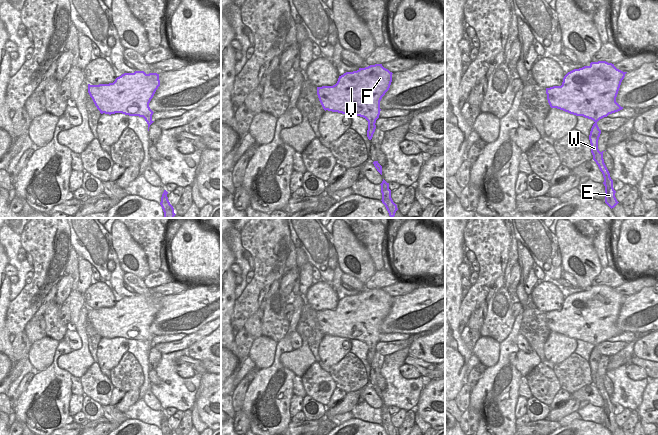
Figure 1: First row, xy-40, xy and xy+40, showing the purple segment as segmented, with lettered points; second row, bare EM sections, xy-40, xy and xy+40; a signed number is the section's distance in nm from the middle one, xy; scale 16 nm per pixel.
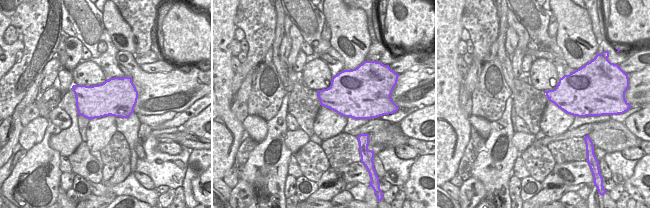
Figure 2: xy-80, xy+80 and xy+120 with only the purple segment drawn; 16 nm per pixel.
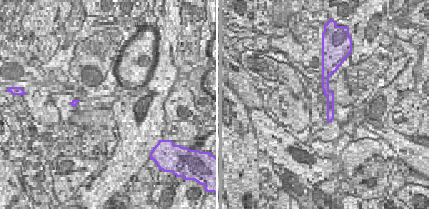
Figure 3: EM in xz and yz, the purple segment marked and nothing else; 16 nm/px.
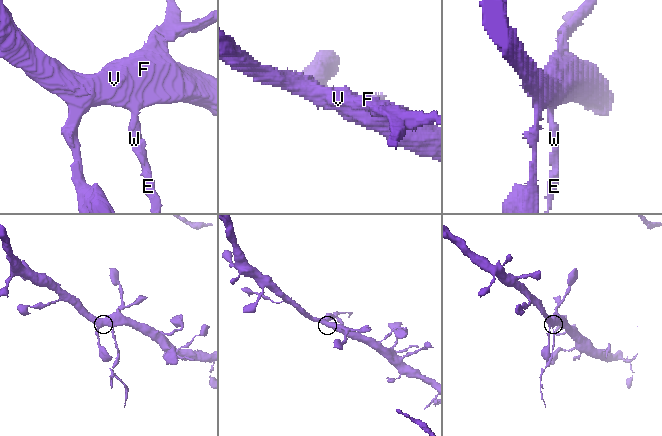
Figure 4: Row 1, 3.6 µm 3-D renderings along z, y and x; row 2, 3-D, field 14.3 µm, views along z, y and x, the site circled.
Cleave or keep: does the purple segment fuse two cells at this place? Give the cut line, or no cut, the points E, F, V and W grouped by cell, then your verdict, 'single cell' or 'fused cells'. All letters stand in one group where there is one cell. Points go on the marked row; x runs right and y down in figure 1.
cut xy (375, 120), (368, 124); groups E W / F V; fused cells

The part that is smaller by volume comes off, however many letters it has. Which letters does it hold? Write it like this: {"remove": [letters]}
{"remove": ["E", "W"]}

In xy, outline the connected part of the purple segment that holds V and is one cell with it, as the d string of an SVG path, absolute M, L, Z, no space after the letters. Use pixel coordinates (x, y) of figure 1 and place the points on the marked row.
M382 64L359 68L339 76L333 86L317 87L317 95L325 111L360 116L371 124L379 118L380 101L390 88L392 74Z

